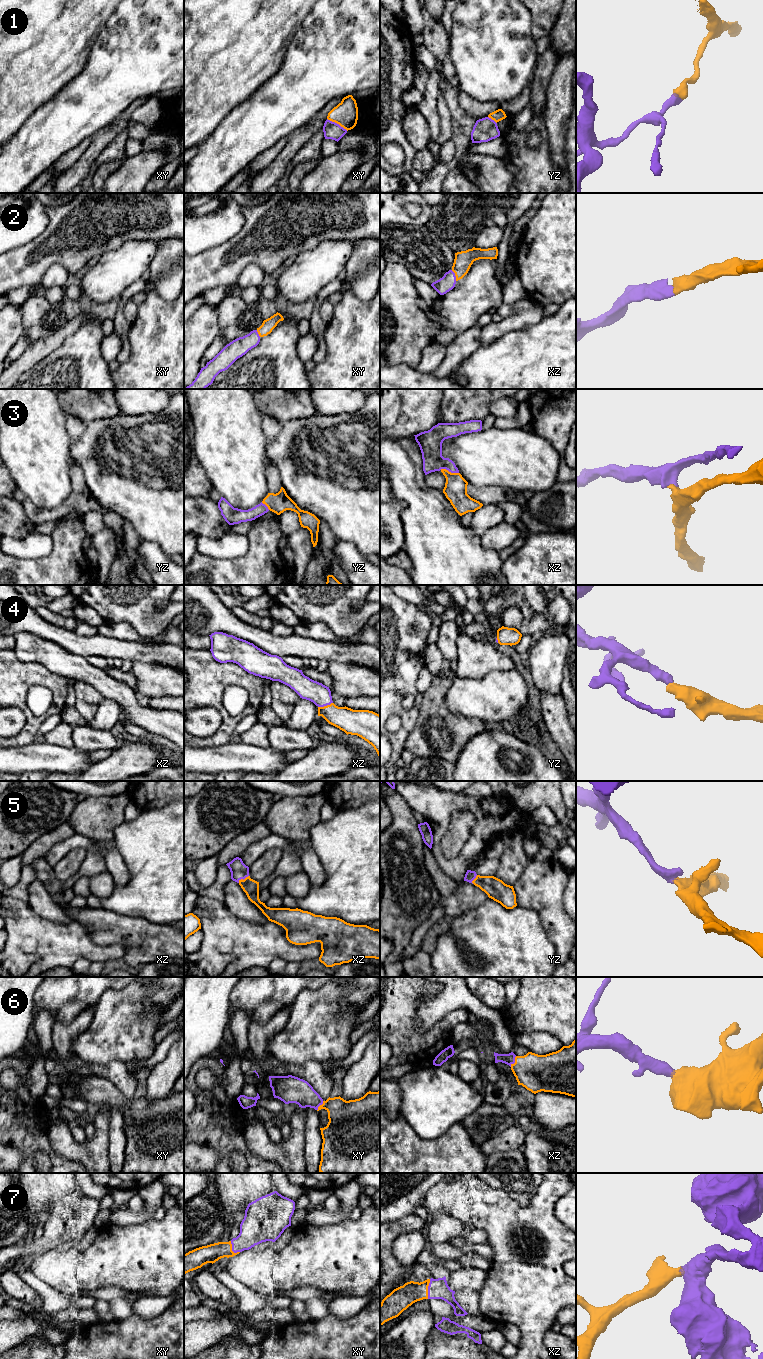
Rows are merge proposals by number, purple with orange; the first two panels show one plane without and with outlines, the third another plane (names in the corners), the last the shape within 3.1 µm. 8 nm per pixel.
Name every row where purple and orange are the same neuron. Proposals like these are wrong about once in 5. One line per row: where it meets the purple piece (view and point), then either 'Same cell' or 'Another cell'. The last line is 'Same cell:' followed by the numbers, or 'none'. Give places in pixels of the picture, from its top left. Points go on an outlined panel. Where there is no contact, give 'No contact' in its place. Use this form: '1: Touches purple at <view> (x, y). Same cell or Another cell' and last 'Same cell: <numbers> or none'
1: Touches purple at xy (336, 123). Another cell
2: Touches purple at xz (454, 275). Same cell
3: Touches purple at xz (449, 471). Same cell
4: Touches purple at xz (325, 705). Same cell
5: Touches purple at xz (243, 879). Same cell
6: Touches purple at xz (514, 1061). Same cell
7: Touches purple at xz (428, 1289). Same cell
Same cell: 2, 3, 4, 5, 6, 7

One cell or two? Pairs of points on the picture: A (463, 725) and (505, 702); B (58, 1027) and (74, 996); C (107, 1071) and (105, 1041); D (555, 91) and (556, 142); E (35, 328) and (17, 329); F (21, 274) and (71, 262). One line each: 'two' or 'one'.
A: two
B: two
C: two
D: one
E: two
F: one

